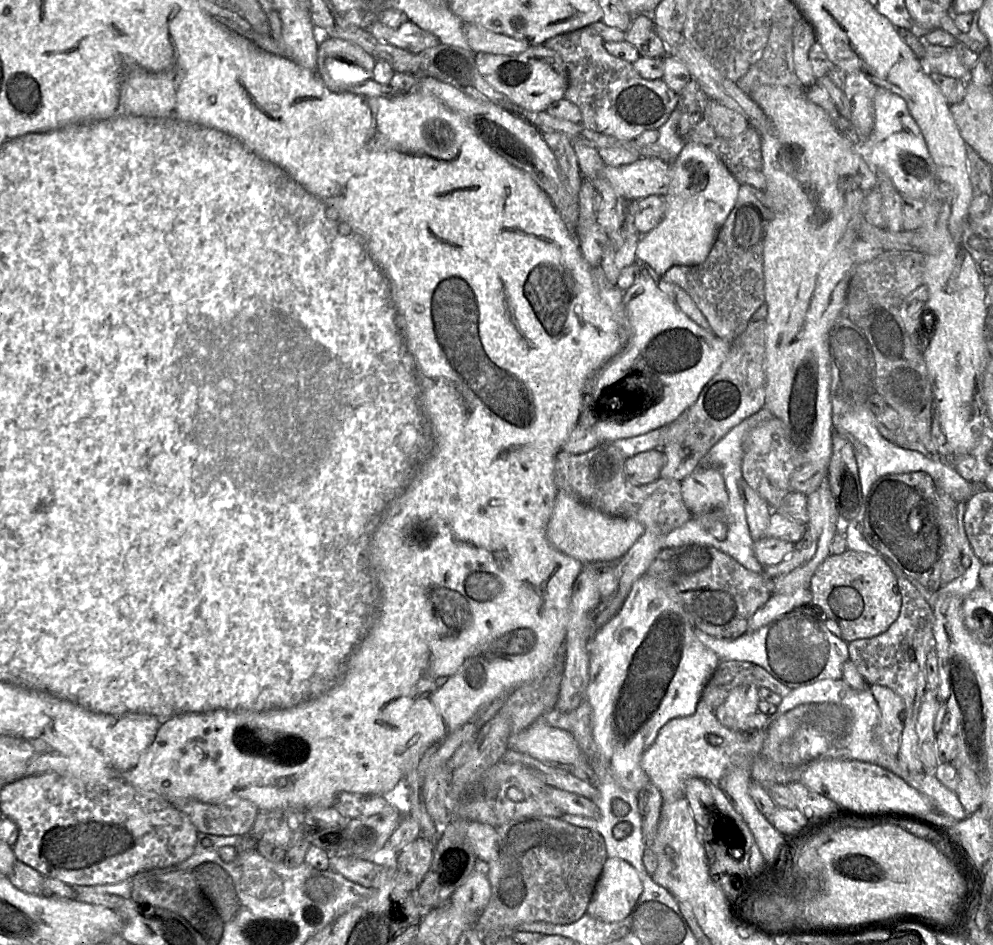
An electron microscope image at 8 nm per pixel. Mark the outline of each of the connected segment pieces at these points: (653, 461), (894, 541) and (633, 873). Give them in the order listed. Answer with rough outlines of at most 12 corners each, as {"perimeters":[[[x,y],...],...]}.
{"perimeters":[[[661,448],[640,452],[625,461],[635,485],[660,477],[665,464]],[[886,474],[863,518],[868,543],[932,592],[947,529],[933,478]],[[607,858],[587,913],[608,923],[643,890],[629,862]]]}

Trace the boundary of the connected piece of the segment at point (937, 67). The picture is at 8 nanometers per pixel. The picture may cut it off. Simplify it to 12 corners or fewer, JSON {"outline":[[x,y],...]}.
{"outline":[[926,44],[927,72],[969,78],[954,47]]}

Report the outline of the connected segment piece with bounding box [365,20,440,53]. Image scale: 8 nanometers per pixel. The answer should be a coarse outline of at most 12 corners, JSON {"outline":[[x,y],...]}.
{"outline":[[379,20],[365,28],[378,41],[419,53],[440,44],[407,21],[389,28]]}

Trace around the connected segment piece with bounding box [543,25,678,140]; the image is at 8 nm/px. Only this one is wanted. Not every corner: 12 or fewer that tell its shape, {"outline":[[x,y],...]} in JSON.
{"outline":[[589,25],[543,43],[581,124],[623,140],[659,129],[678,94],[611,54]]}

